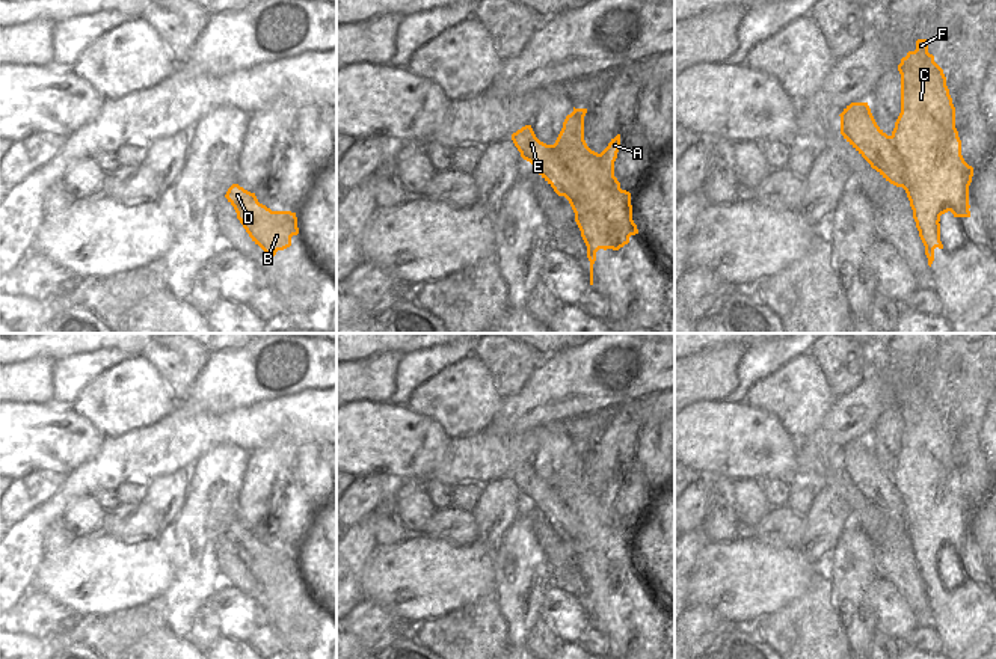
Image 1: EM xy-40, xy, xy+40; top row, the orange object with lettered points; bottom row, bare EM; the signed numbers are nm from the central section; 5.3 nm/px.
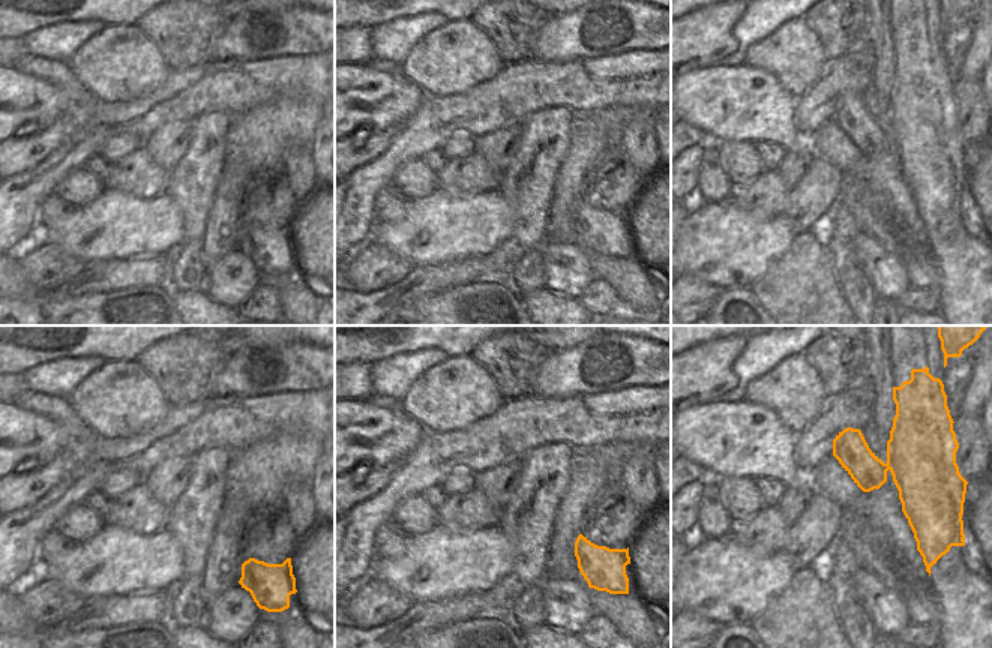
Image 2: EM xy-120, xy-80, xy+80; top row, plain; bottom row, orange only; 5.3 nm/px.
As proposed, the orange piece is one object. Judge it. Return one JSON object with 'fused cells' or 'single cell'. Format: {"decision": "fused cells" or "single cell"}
{"decision": "fused cells"}

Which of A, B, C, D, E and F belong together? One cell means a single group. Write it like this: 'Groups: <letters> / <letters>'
Groups: A C F / B D E

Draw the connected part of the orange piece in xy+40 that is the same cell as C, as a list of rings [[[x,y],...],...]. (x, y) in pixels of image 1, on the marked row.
[[[918,39],[916,50],[908,51],[898,65],[901,74],[901,113],[892,131],[893,146],[907,170],[905,193],[918,192],[922,196],[931,189],[931,201],[940,204],[937,220],[951,205],[963,207],[954,217],[970,217],[969,185],[973,167],[961,155],[961,140],[955,128],[955,107],[946,86],[943,69],[928,53],[928,39]]]

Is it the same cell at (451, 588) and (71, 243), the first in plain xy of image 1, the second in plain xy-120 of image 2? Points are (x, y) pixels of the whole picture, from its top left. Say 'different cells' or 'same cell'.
same cell

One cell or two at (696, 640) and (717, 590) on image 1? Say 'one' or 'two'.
two

